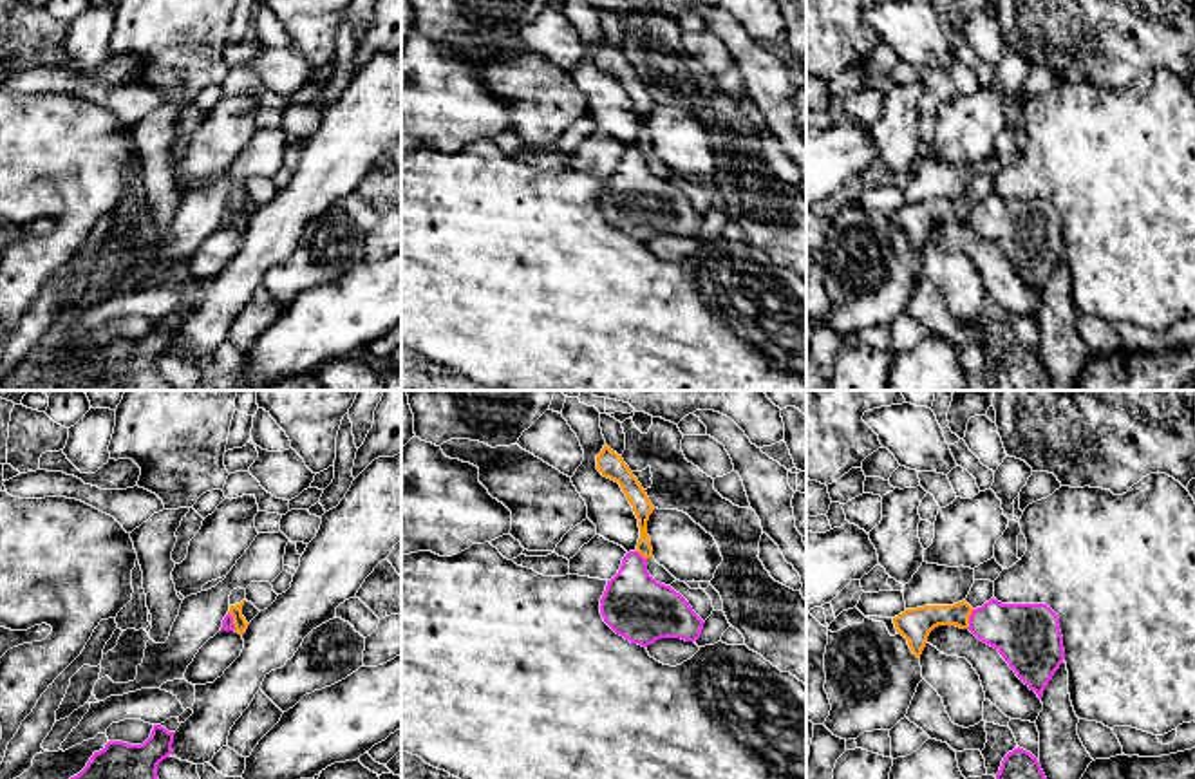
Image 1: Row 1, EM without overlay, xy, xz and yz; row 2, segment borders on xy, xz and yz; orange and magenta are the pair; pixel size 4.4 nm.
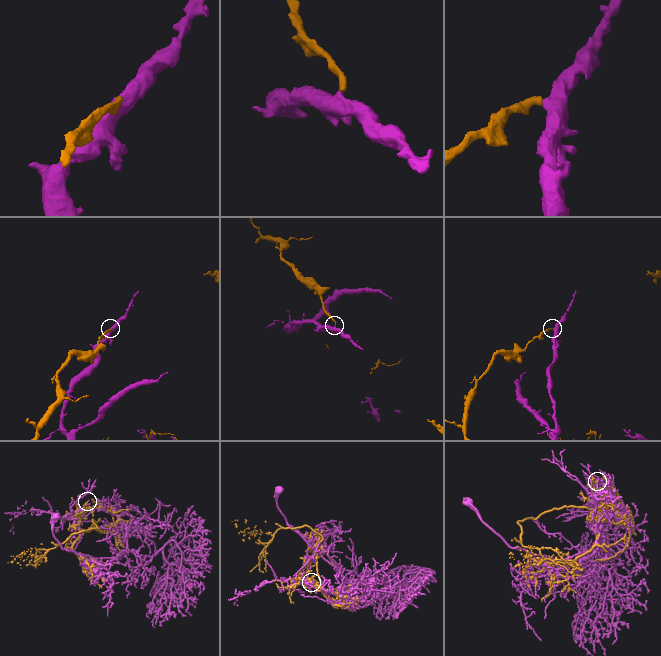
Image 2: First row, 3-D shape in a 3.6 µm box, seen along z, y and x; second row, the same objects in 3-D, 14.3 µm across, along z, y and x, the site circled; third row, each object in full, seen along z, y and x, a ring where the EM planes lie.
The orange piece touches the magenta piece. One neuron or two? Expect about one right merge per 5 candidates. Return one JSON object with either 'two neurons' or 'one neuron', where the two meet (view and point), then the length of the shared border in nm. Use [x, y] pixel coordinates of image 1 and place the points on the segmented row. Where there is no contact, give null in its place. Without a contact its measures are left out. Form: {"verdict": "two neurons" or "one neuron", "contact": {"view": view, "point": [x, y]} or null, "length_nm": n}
{"verdict": "two neurons", "contact": {"view": "yz", "point": [968, 619]}, "length_nm": 90}

